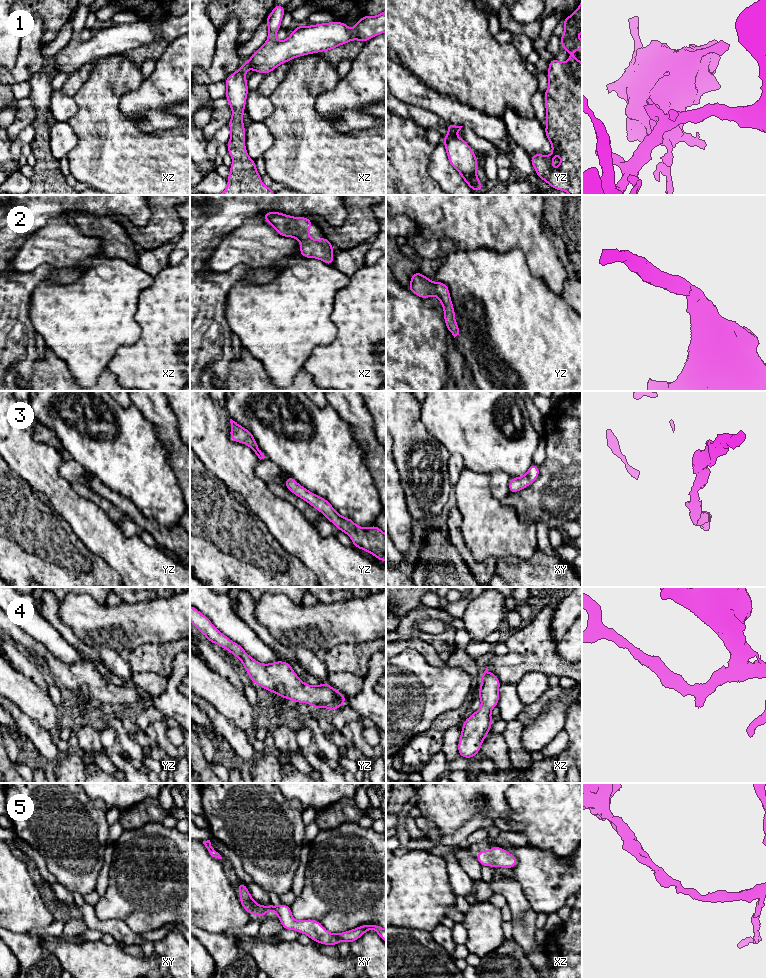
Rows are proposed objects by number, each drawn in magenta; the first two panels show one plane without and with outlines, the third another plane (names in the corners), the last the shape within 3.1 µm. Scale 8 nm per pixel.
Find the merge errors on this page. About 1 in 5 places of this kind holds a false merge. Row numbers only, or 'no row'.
1

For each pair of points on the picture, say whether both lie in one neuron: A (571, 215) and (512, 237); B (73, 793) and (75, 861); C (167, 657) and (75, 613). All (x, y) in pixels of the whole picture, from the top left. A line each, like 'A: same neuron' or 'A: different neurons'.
A: different neurons
B: same neuron
C: different neurons

